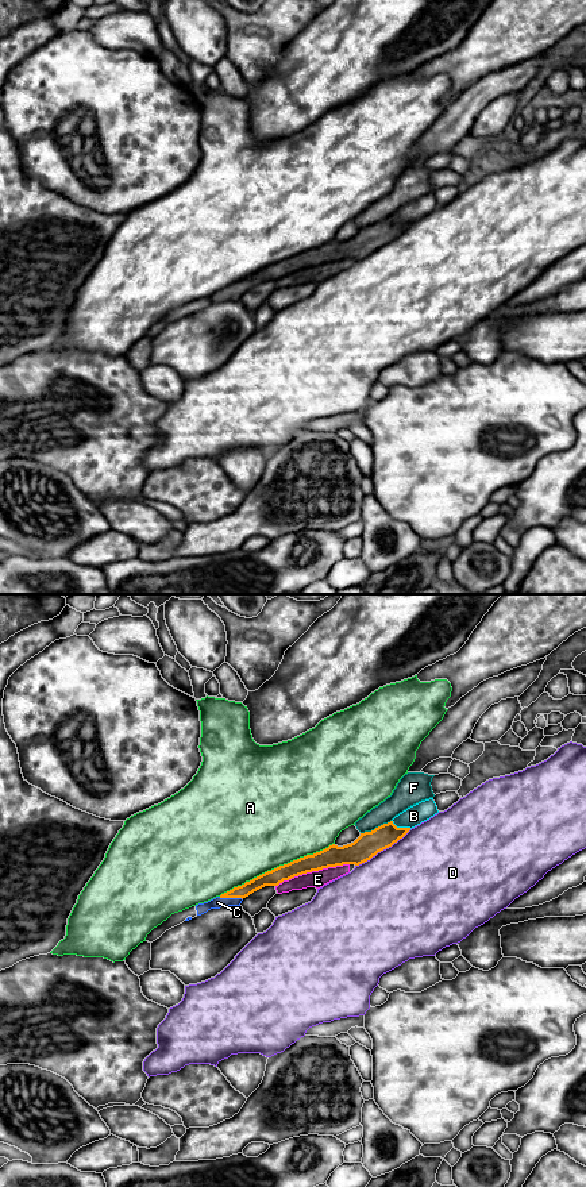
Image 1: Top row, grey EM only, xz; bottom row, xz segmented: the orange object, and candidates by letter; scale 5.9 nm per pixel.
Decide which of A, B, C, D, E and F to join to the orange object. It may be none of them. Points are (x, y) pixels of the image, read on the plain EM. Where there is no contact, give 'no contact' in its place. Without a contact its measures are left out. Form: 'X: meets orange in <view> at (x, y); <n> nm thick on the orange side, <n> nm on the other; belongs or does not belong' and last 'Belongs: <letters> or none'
A: meets orange in xz at (277, 262); 100 nm thick on the orange side, 500 nm on the other; does not belong
B: meets orange in xz at (401, 223); 150 nm thick on the orange side, 120 nm on the other; does not belong
C: meets orange in xz at (231, 292); 80 nm thick on the orange side, 70 nm on the other; belongs
D: meets orange in xz at (382, 245); 150 nm thick on the orange side, 500 nm on the other; does not belong
E: meets orange in xz at (312, 265); 120 nm thick on the orange side, 100 nm on the other; does not belong
F: meets orange in xz at (376, 223); 150 nm thick on the orange side, 140 nm on the other; does not belong
Belongs: C

